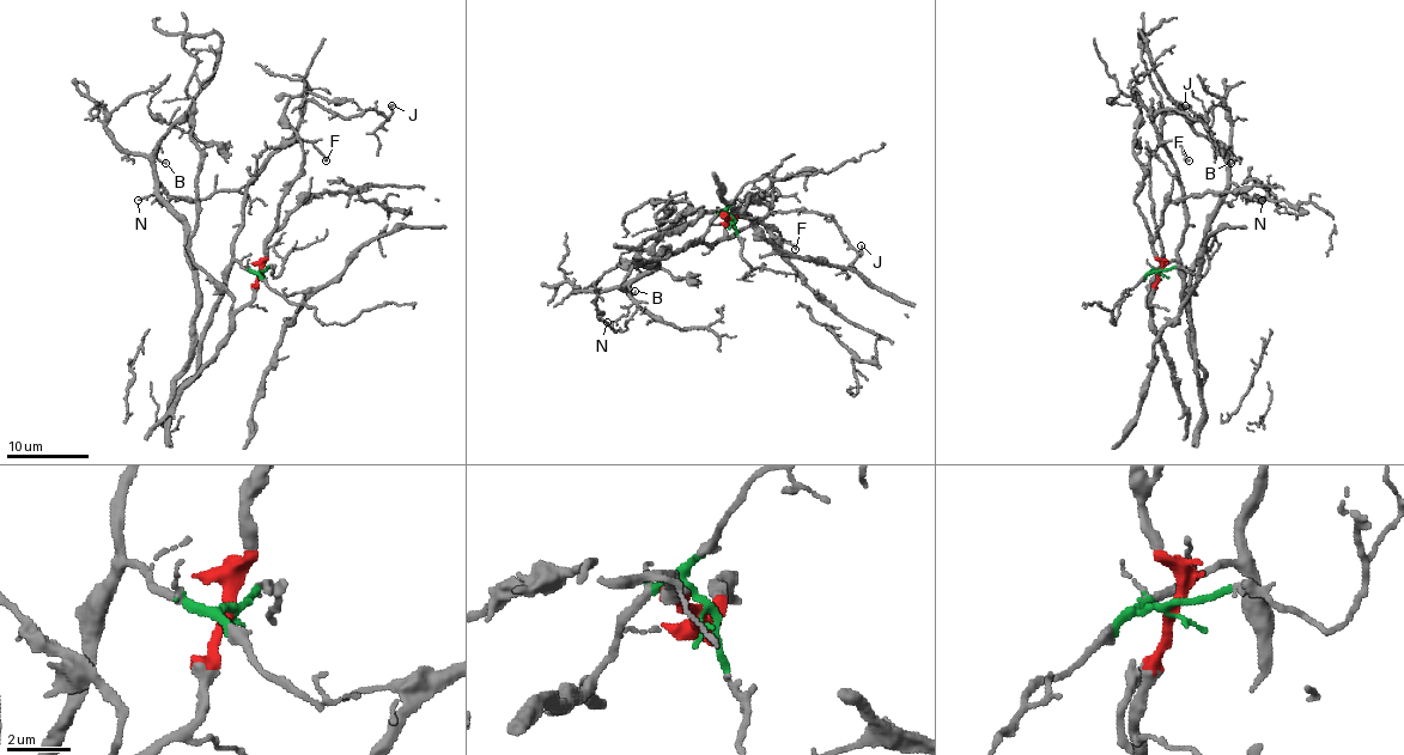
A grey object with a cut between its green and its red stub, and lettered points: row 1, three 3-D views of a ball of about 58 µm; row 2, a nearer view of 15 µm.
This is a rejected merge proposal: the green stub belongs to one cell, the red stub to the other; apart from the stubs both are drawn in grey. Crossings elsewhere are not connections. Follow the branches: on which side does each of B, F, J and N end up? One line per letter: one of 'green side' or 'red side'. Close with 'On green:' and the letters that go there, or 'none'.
B: green side
F: green side
J: green side
N: green side
On green: B, F, J, N

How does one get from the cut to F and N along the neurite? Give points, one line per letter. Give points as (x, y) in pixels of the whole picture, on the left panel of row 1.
F: (262, 272), (254, 272), (234, 257), (245, 188), (274, 152), (291, 142), (309, 140), (326, 160)
N: (262, 272), (229, 266), (196, 343), (196, 276), (183, 219), (159, 183), (159, 200), (139, 200)

